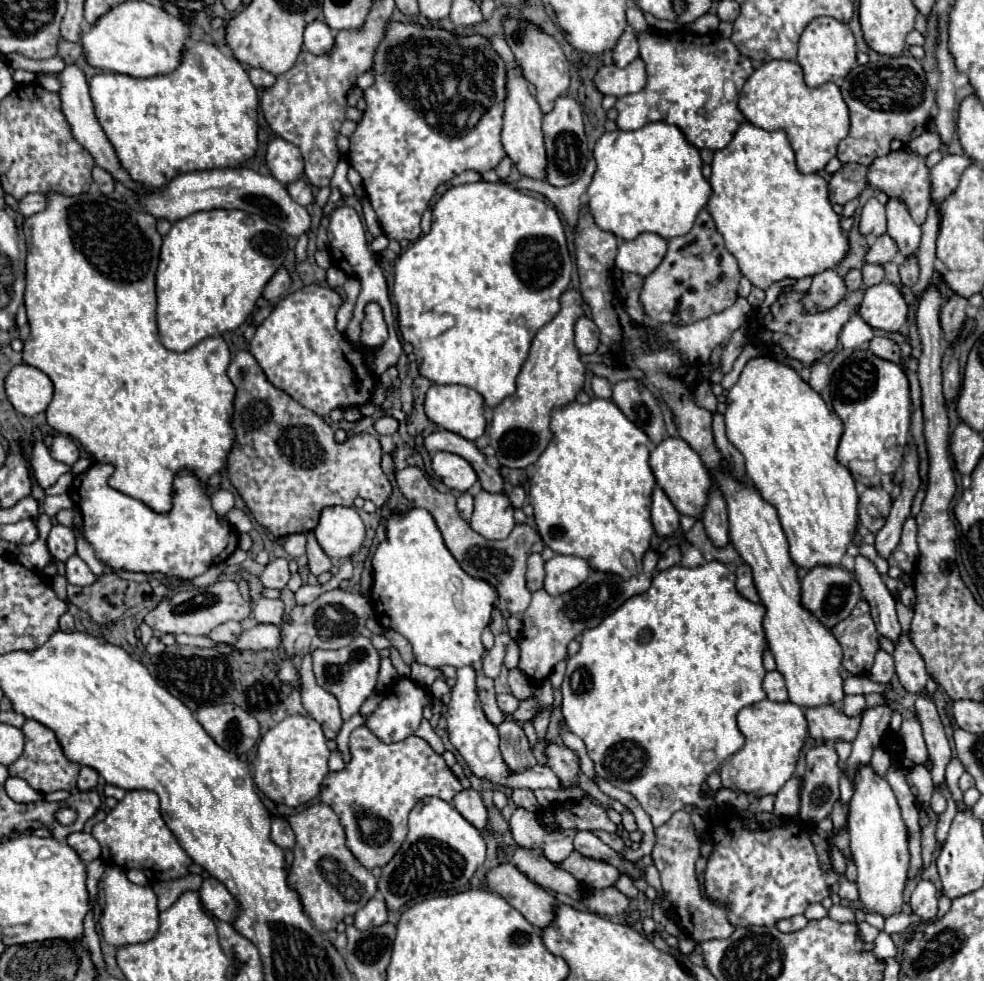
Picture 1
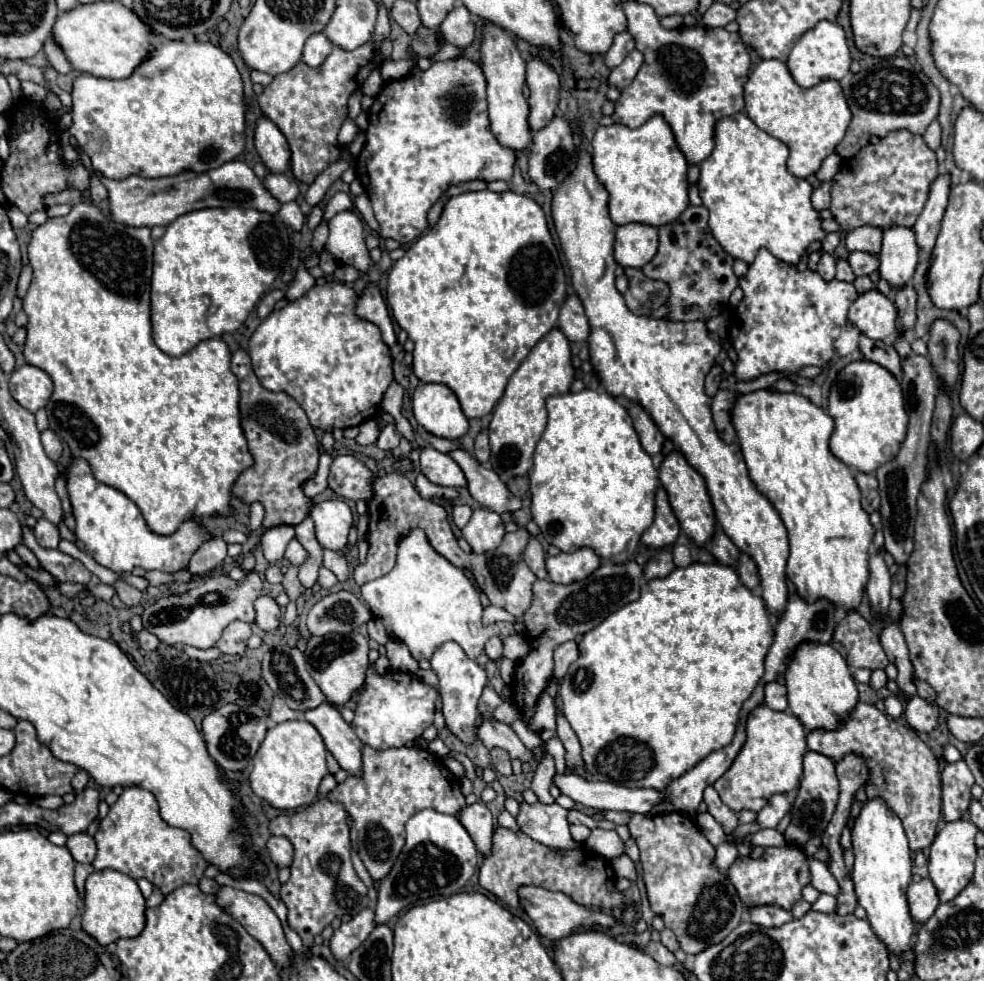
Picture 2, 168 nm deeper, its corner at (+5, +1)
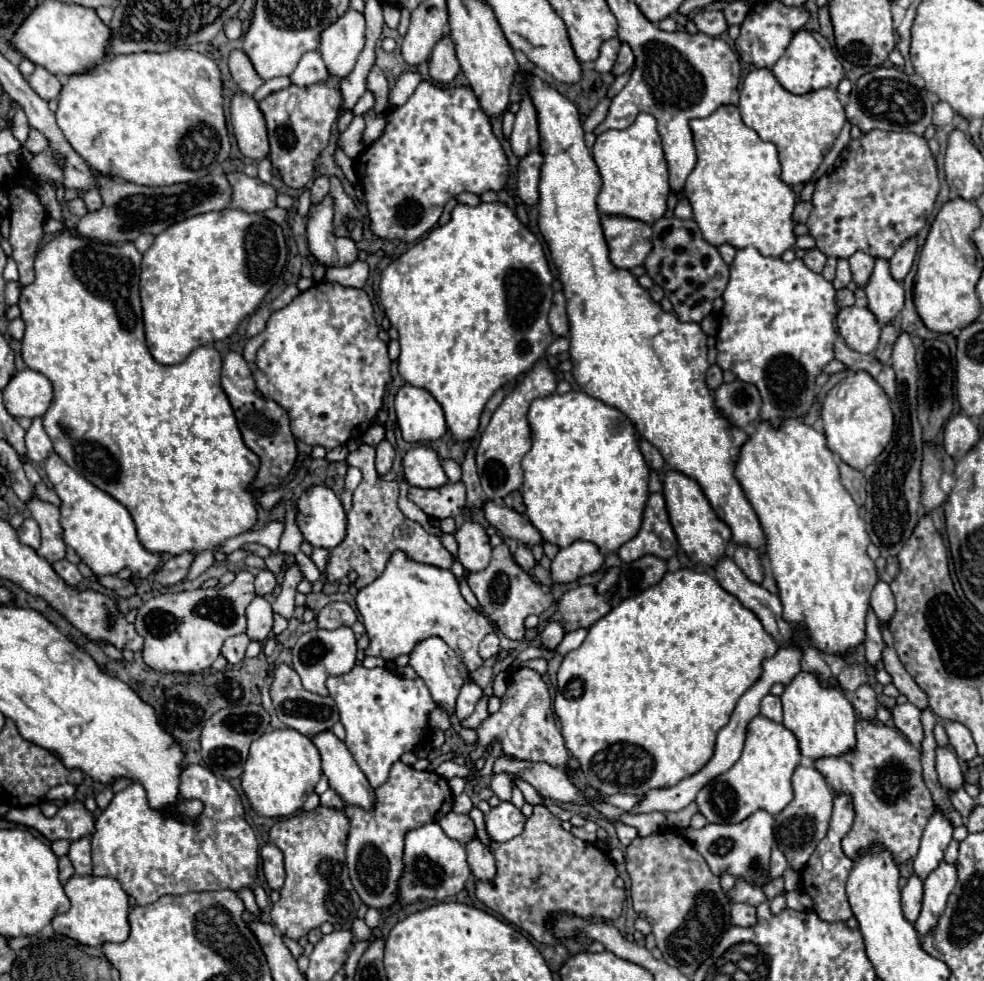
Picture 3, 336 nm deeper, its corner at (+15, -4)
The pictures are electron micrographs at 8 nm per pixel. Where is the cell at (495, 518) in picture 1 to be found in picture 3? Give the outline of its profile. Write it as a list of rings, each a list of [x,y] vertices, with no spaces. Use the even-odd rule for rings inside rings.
[[[465,520],[453,534],[457,540],[457,558],[469,572],[483,570],[491,560],[491,544],[485,528],[475,520]]]

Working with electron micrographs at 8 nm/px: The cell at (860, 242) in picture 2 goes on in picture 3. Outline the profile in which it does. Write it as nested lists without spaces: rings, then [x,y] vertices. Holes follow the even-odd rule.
[[[855,252],[853,256],[849,256],[849,264],[851,264],[851,272],[853,272],[853,280],[859,284],[859,286],[865,286],[871,270],[873,270],[873,264],[875,264],[875,258],[865,254],[865,252]]]

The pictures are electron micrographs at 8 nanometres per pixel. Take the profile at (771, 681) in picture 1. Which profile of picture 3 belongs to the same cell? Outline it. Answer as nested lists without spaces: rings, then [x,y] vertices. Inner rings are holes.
[[[767,694],[767,696],[761,700],[761,714],[763,714],[765,718],[769,718],[769,720],[781,722],[783,712],[781,712],[781,700],[779,700],[779,696]]]

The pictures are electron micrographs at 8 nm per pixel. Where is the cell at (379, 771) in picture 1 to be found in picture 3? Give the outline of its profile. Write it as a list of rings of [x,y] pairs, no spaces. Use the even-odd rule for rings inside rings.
[[[401,760],[393,764],[389,778],[381,788],[375,788],[375,804],[373,808],[357,808],[357,806],[347,806],[347,818],[349,818],[349,836],[347,836],[347,864],[349,864],[349,876],[351,882],[361,896],[361,900],[367,906],[373,906],[381,910],[383,914],[391,914],[391,904],[395,900],[395,890],[397,890],[397,880],[403,872],[403,836],[411,828],[419,828],[427,822],[435,822],[443,812],[447,814],[453,808],[453,796],[451,788],[445,778],[441,778],[435,772],[421,772],[415,770],[413,766],[403,764]]]

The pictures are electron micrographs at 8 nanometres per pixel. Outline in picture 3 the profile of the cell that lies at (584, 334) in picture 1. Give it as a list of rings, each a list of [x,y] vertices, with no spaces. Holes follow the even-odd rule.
[[[555,292],[555,296],[553,296],[553,306],[551,306],[551,312],[549,312],[549,326],[551,326],[551,332],[557,338],[569,336],[569,320],[567,320],[567,312],[565,312],[565,296],[561,292]]]

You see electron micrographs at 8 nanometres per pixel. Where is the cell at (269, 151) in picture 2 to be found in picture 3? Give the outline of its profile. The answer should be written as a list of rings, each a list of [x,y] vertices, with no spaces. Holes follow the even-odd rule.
[[[237,92],[231,100],[231,124],[243,156],[253,160],[263,160],[269,156],[269,140],[265,118],[257,106],[257,102]]]

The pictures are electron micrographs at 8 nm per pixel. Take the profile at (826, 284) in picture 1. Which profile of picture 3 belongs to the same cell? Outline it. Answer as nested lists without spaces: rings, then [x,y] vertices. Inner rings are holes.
[[[813,248],[813,250],[807,250],[803,262],[805,262],[805,266],[807,266],[809,270],[821,274],[821,272],[823,272],[823,266],[825,266],[825,262],[827,262],[827,256],[825,256],[821,250]]]

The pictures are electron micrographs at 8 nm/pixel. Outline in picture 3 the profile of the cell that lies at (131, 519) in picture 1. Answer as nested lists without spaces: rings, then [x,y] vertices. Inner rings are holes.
[[[51,454],[45,462],[47,478],[55,486],[57,496],[61,498],[61,528],[63,540],[79,554],[79,558],[97,574],[117,574],[123,568],[129,568],[135,578],[153,576],[161,564],[161,556],[145,550],[137,540],[135,524],[131,514],[123,504],[119,504],[113,496],[93,486],[81,474],[77,474],[71,466],[67,466],[57,454]]]

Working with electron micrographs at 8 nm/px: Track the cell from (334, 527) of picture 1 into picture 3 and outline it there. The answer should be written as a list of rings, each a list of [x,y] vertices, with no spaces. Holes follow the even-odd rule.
[[[311,486],[299,498],[297,508],[297,526],[311,546],[333,550],[345,538],[347,518],[331,488]]]

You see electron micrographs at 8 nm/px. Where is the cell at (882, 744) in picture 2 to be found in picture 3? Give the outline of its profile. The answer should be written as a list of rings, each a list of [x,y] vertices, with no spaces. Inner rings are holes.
[[[857,718],[855,732],[857,732],[857,744],[853,750],[849,750],[847,754],[841,754],[841,756],[825,756],[821,760],[813,760],[813,766],[833,786],[835,794],[843,794],[843,792],[853,794],[855,822],[853,822],[853,828],[849,830],[849,834],[841,840],[841,848],[843,848],[845,856],[855,858],[859,852],[865,852],[871,842],[881,842],[893,854],[897,864],[913,860],[913,856],[917,856],[917,852],[919,852],[919,842],[921,842],[923,830],[927,826],[927,820],[933,814],[933,798],[921,776],[921,762],[919,762],[921,752],[917,748],[913,748],[913,744],[909,744],[907,738],[901,732],[897,732],[897,728],[891,728],[881,722],[875,724],[871,720]]]

